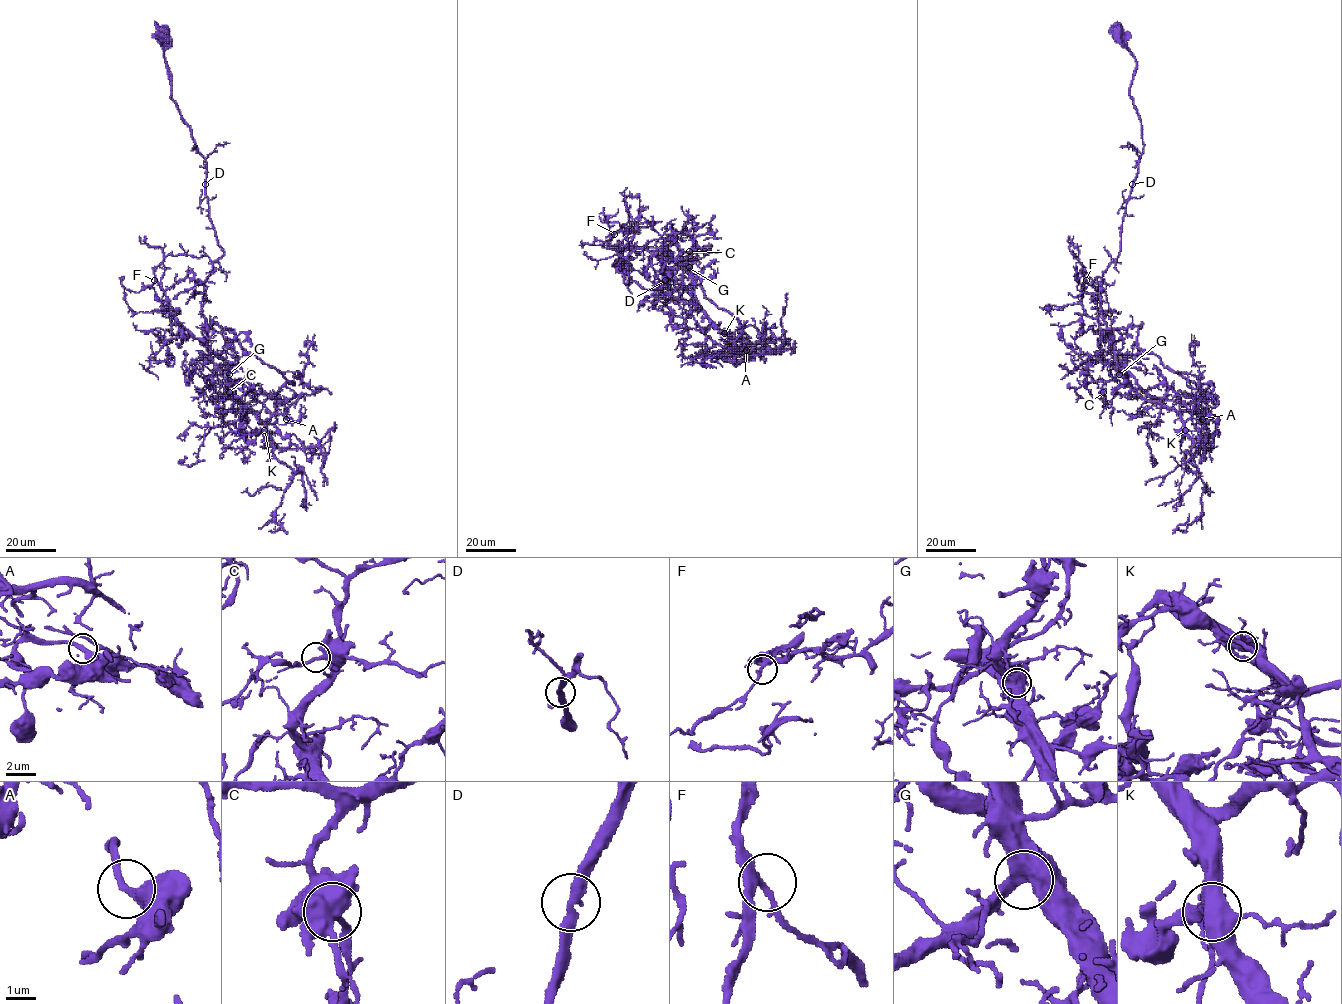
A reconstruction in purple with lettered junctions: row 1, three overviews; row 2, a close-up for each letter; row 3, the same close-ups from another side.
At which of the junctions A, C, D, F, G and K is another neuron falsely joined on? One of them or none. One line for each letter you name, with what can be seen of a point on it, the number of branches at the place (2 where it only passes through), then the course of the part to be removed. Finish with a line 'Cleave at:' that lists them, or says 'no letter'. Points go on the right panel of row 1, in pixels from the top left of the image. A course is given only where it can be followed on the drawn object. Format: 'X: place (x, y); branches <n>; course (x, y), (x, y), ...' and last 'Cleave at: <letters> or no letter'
Cleave at: no letter

